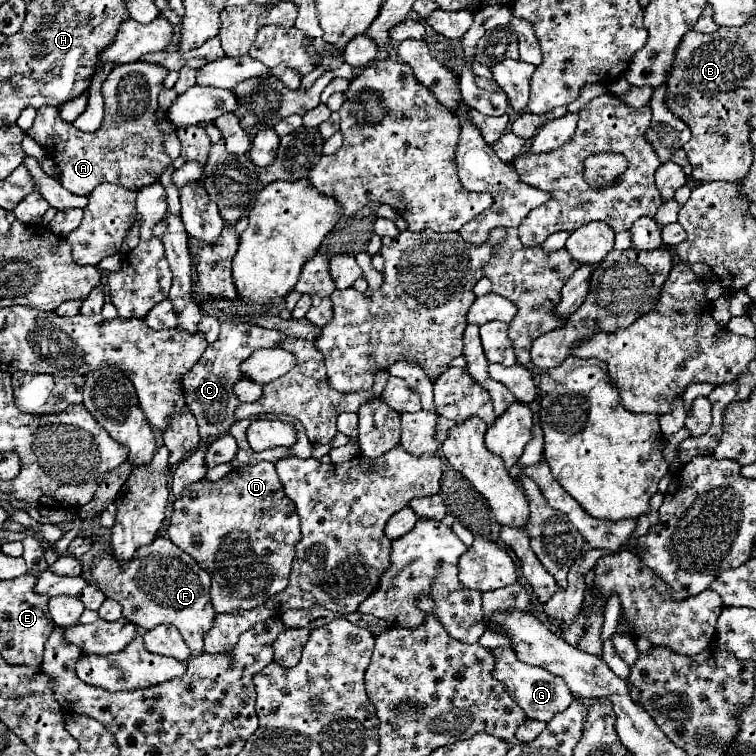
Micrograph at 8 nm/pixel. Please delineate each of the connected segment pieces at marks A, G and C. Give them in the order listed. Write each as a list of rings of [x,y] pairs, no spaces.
[[[132,62],[116,66],[102,84],[104,120],[96,132],[82,132],[72,122],[60,118],[58,108],[38,108],[28,136],[46,150],[60,168],[62,186],[76,194],[88,196],[98,184],[112,182],[128,190],[140,190],[154,184],[168,168],[170,158],[162,146],[162,132],[156,122],[158,94],[168,70],[160,64]]]
[[[504,646],[504,648],[494,648],[490,650],[496,658],[496,666],[494,666],[494,672],[492,676],[502,682],[506,686],[506,692],[518,702],[518,706],[526,712],[528,718],[534,718],[534,720],[542,720],[542,722],[550,722],[558,712],[566,710],[574,696],[572,692],[566,688],[566,682],[558,676],[552,676],[550,672],[546,672],[544,668],[536,668],[536,666],[528,666],[520,660],[516,660],[516,654],[512,648]]]
[[[222,322],[218,340],[214,344],[210,344],[206,348],[206,352],[202,354],[202,358],[194,364],[194,368],[190,368],[190,372],[186,372],[186,376],[182,376],[182,388],[186,392],[186,404],[188,404],[190,412],[194,414],[194,418],[198,420],[198,428],[200,428],[200,438],[202,440],[220,438],[236,422],[234,420],[234,410],[236,410],[236,406],[240,402],[234,396],[232,386],[240,378],[244,378],[244,374],[240,372],[240,364],[254,350],[258,350],[258,348],[274,348],[284,338],[286,338],[286,334],[282,334],[278,330],[268,330],[268,328],[262,328],[262,326],[256,326],[256,324]]]

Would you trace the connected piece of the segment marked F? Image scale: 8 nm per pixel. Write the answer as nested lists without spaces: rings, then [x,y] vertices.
[[[160,536],[150,546],[138,548],[130,562],[114,560],[112,552],[96,554],[92,560],[92,578],[106,598],[122,604],[122,616],[134,626],[152,630],[160,624],[172,624],[194,654],[202,652],[204,634],[216,616],[210,604],[210,576],[168,538]]]

